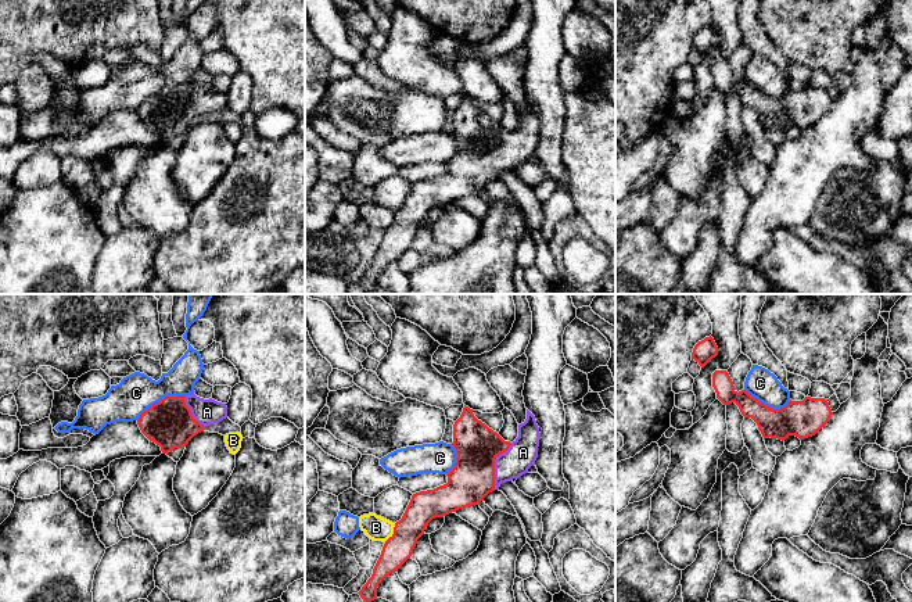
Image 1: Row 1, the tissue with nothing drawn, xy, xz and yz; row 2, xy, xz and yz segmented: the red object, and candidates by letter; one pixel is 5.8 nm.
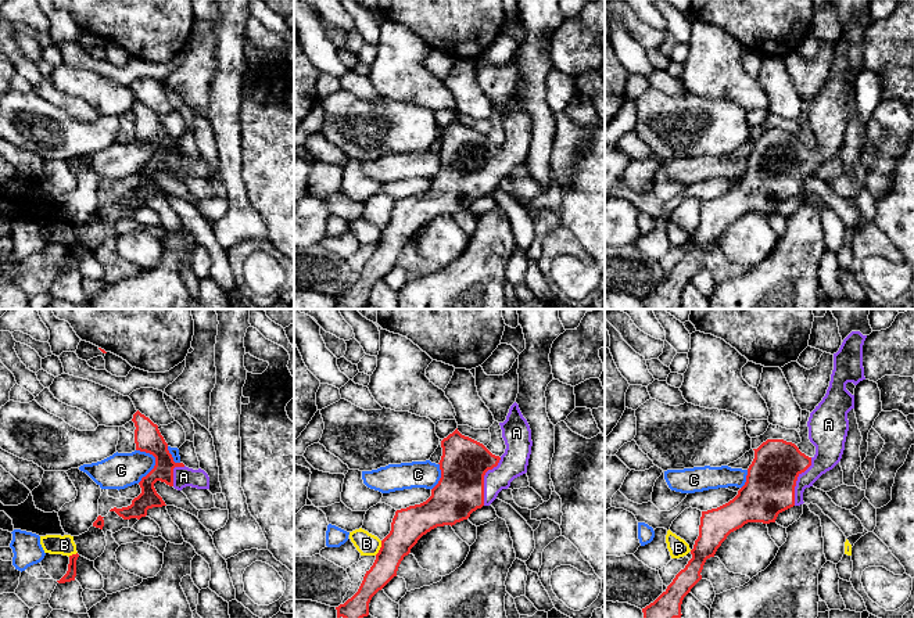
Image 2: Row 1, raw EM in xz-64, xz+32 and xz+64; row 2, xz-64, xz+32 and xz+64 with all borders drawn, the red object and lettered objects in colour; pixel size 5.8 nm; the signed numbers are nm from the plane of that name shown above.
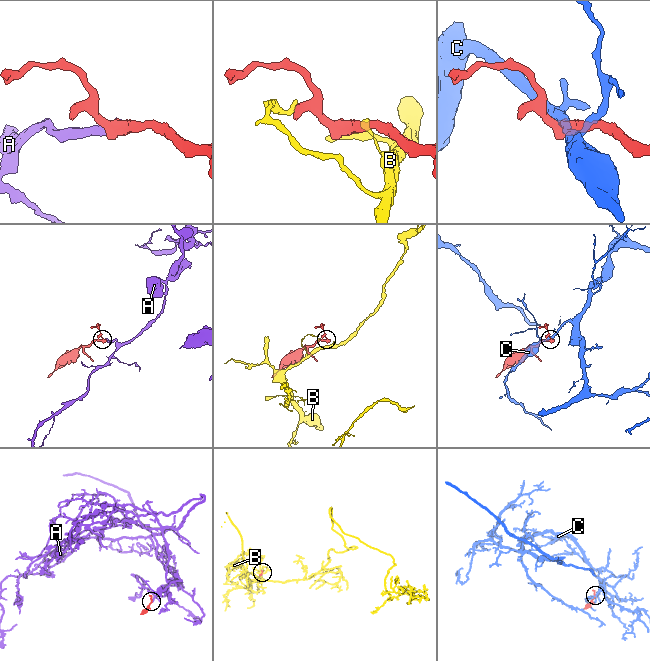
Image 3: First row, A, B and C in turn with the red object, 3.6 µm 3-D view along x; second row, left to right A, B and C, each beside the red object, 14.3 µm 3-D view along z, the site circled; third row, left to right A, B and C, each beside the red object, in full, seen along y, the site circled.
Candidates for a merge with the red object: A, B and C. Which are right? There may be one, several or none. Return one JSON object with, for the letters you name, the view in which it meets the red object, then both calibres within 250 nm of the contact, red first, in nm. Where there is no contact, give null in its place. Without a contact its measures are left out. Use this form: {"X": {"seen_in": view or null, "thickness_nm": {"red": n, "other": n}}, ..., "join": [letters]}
{"A": {"seen_in": "xz", "thickness_nm": {"red": 260, "other": 170}}, "join": ["A"]}

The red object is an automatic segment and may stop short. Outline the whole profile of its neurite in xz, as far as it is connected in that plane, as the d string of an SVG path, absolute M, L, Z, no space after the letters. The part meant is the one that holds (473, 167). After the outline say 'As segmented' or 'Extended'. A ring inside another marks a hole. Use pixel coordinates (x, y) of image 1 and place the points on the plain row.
M464 94L453 114L452 135L457 148L446 164L448 172L412 184L402 208L395 212L394 223L383 236L371 266L358 282L365 294L377 287L378 273L410 248L417 229L432 208L480 194L502 172L528 162L538 147L539 129L539 117L528 98L525 111L518 114L518 126L510 132Z. Extended

